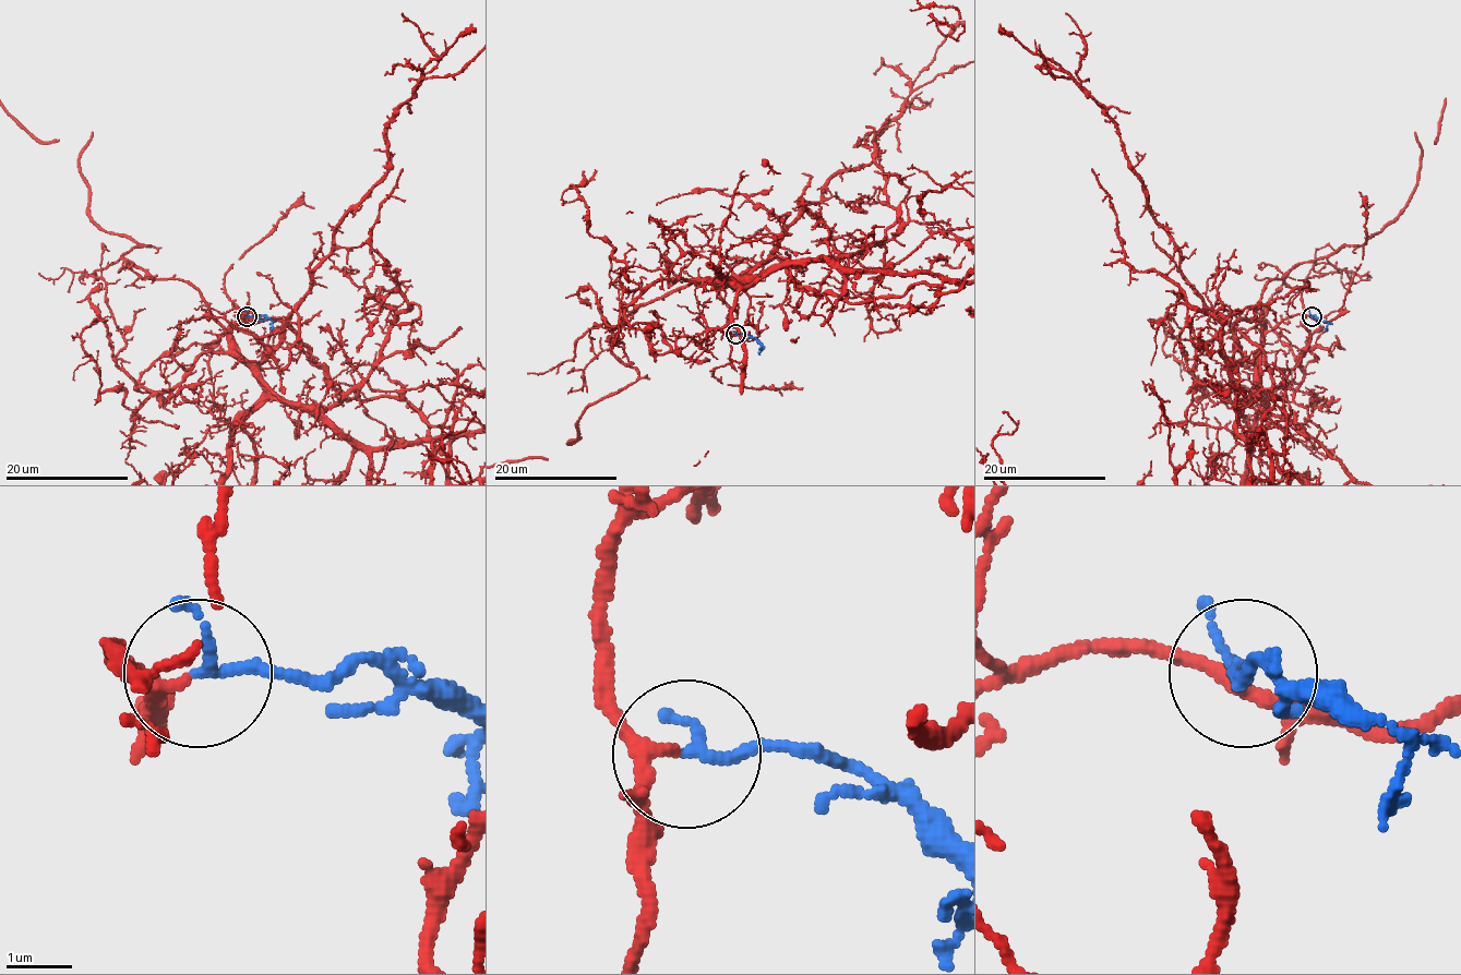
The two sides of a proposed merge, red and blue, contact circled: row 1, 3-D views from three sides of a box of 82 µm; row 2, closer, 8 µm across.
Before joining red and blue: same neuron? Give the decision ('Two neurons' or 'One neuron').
One neuron

